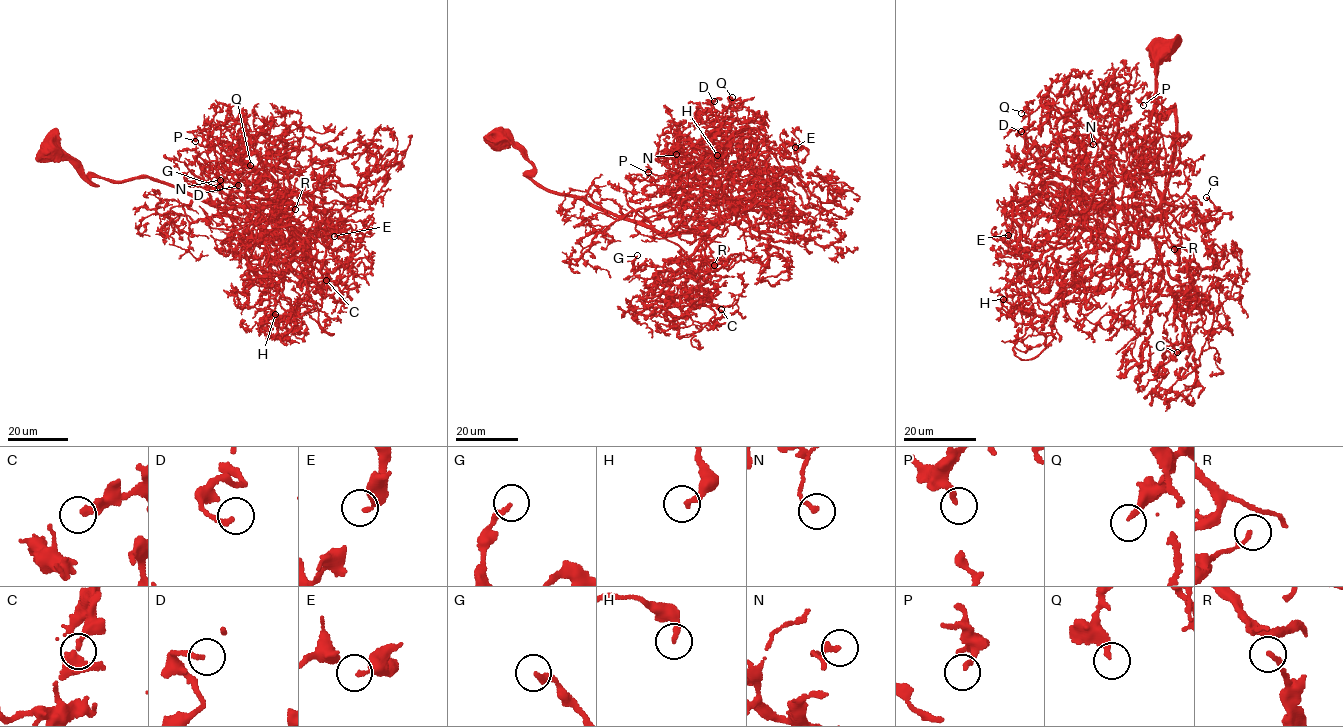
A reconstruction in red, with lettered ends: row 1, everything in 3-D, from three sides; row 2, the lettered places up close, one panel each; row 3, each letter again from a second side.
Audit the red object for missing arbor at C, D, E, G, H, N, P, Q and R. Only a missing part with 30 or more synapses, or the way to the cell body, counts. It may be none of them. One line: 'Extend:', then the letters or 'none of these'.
Extend: none of these

